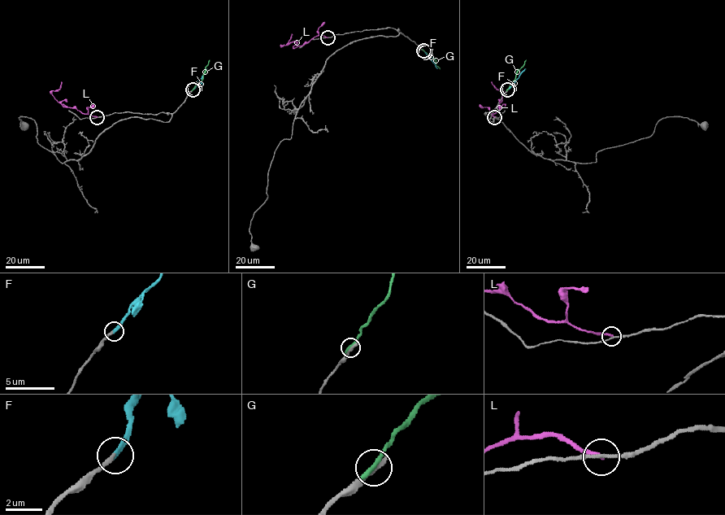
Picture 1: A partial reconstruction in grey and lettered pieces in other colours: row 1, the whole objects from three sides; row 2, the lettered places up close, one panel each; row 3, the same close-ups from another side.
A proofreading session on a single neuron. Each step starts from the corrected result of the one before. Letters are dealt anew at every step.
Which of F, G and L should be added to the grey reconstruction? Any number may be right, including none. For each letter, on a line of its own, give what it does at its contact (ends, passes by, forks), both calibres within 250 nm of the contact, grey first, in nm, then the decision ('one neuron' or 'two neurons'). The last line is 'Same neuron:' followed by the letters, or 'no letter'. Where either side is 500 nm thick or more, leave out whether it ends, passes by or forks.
F: it ends; calibres 220 and 240 nm; one neuron
G: it ends; calibres 320 and 320 nm; two neurons
L: it ends; calibres 150 and 240 nm; two neurons
Same neuron: F

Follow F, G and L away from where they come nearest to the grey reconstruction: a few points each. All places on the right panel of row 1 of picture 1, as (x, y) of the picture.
F: (509, 88), (526, 68)
G: (507, 89), (526, 60)
L: (494, 117), (492, 114), (505, 104), (498, 107), (503, 92), (497, 89), (491, 82)

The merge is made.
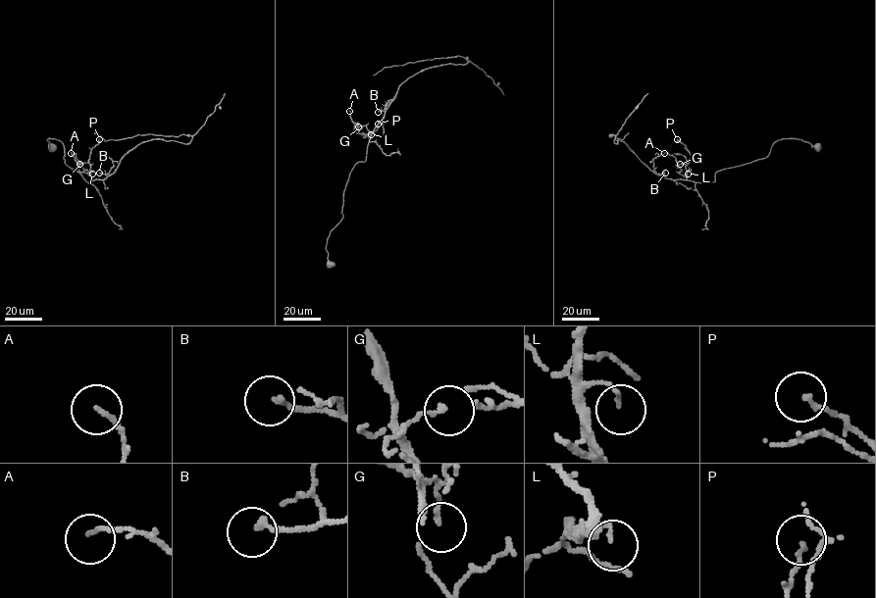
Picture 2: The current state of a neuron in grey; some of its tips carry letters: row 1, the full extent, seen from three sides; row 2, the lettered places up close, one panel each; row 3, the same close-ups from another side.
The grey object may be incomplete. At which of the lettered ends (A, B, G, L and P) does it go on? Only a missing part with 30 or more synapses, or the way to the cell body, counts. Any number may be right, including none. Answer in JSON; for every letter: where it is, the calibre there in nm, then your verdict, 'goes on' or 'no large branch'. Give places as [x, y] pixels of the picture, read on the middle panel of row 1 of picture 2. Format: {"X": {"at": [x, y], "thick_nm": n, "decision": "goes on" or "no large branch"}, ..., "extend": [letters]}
{"A": {"at": [349, 111], "thick_nm": 120, "decision": "no large branch"}, "B": {"at": [378, 112], "thick_nm": 180, "decision": "no large branch"}, "G": {"at": [358, 126], "thick_nm": 80, "decision": "no large branch"}, "L": {"at": [371, 134], "thick_nm": 100, "decision": "no large branch"}, "P": {"at": [378, 124], "thick_nm": 130, "decision": "no large branch"}, "extend": []}

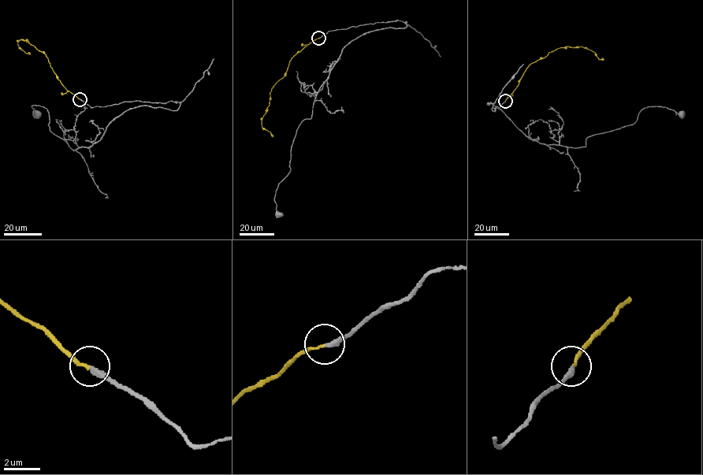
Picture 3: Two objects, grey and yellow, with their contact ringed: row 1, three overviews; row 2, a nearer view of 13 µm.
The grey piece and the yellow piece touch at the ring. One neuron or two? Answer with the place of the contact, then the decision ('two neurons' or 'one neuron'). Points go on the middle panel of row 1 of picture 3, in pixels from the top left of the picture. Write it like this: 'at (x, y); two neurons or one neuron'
at (318, 38); one neuron

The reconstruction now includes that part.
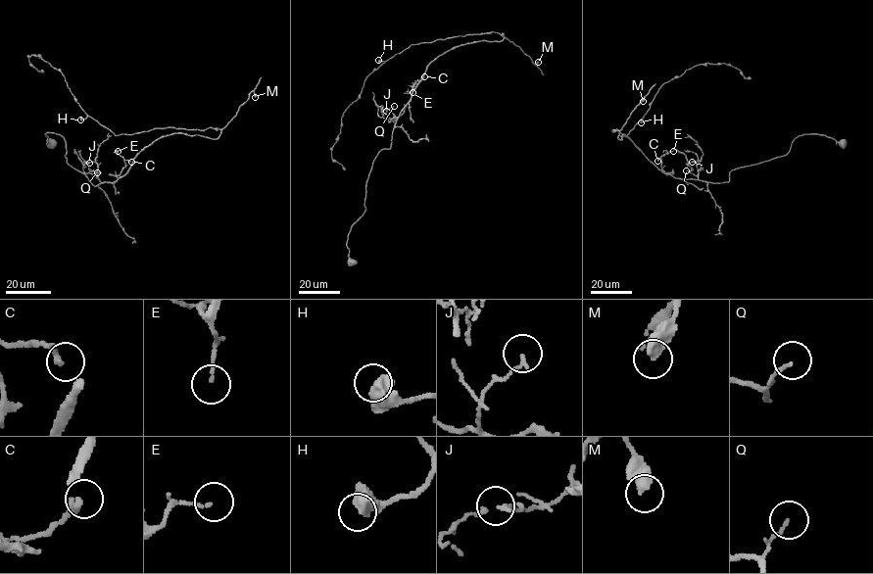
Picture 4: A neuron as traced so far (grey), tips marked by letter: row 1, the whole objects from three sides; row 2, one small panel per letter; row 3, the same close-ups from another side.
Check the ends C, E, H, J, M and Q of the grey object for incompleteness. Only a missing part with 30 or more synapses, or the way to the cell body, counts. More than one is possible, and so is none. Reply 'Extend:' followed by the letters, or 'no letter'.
Extend: C

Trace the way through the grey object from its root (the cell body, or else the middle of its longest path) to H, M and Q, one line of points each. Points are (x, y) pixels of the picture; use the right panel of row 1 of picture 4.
H: (842, 142), (803, 134), (785, 155), (713, 183), (663, 172), (612, 130), (625, 136), (641, 122)
M: (842, 142), (803, 134), (785, 155), (732, 169), (728, 182), (682, 179), (618, 138), (643, 101)
Q: (842, 142), (824, 135), (799, 135), (785, 155), (732, 169), (729, 180), (722, 183), (700, 180), (686, 170)

